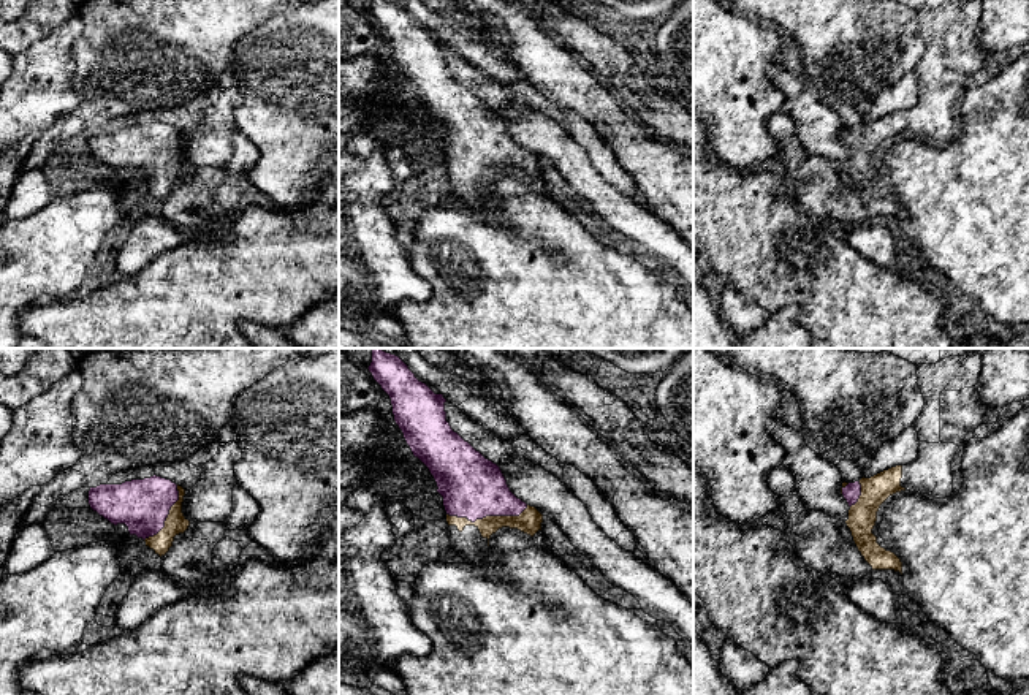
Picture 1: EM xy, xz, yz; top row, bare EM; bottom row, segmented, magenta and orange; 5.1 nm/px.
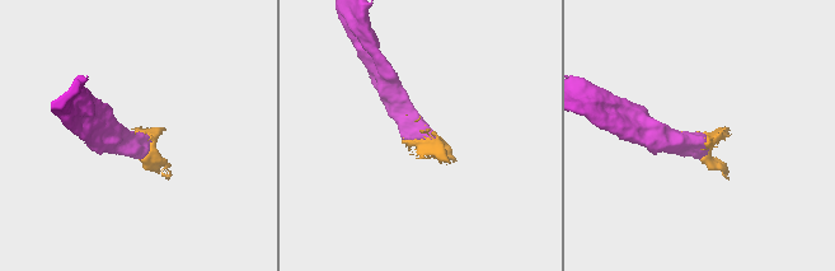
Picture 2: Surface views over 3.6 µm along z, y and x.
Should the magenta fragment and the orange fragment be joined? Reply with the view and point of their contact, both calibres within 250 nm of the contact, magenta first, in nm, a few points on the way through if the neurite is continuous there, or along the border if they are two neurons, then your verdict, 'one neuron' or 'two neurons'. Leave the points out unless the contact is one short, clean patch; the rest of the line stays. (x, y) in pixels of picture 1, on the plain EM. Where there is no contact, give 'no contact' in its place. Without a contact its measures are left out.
contact xz (486, 160); calibres 320 and 120 nm; one neuron

